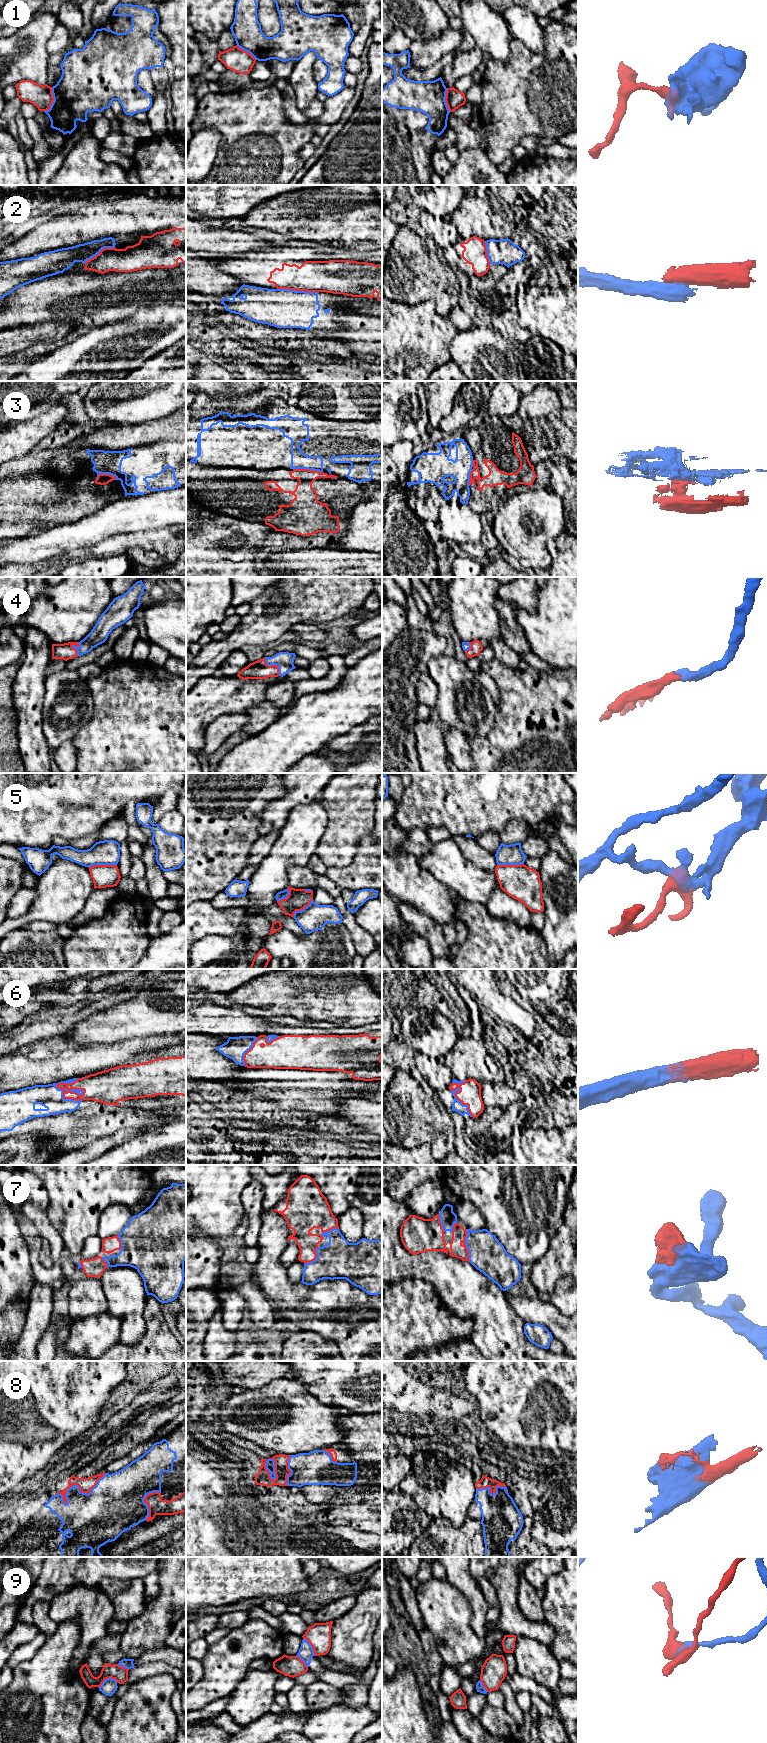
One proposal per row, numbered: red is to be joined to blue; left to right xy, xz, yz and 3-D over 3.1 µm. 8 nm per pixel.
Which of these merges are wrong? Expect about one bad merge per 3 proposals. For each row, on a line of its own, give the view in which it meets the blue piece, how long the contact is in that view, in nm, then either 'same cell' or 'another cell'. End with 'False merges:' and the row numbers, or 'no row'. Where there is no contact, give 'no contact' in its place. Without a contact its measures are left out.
1: xy | 220 nm | another cell
2: xz | 340 nm | another cell
3: xz | 240 nm | another cell
4: xz | 200 nm | same cell
5: xy | 240 nm | another cell
6: xy | 240 nm | same cell
7: yz | 260 nm | same cell
8: xy | 440 nm | same cell
9: xy | 170 nm | another cell
False merges: 1, 2, 3, 5, 9

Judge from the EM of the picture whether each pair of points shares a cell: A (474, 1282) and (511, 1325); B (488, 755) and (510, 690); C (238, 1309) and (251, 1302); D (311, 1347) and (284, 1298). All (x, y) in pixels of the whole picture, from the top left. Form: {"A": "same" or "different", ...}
{"A": "same", "B": "same", "C": "different", "D": "different"}

